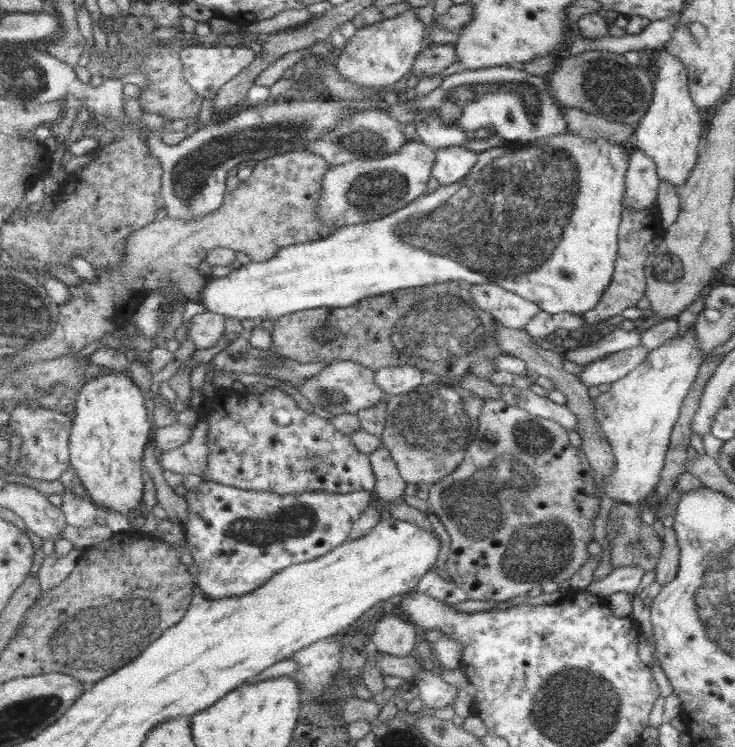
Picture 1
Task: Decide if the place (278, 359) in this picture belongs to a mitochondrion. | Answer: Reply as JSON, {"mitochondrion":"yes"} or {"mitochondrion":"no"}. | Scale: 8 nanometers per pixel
{"mitochondrion":"no"}

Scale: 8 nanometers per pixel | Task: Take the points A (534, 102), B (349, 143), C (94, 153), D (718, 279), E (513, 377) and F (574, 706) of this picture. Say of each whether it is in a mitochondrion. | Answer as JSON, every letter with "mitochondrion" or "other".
{"A":"mitochondrion","B":"mitochondrion","C":"other","D":"other","E":"other","F":"mitochondrion"}

